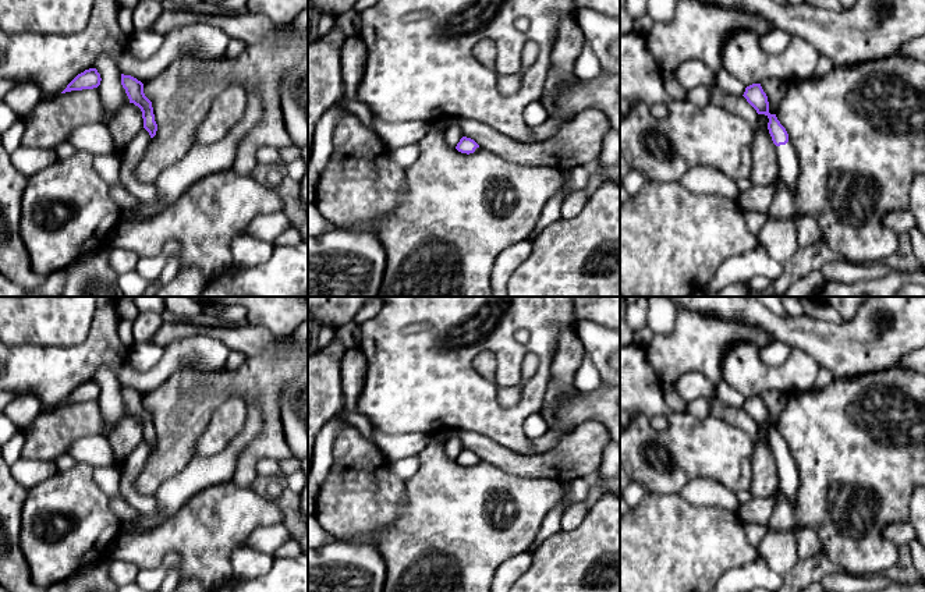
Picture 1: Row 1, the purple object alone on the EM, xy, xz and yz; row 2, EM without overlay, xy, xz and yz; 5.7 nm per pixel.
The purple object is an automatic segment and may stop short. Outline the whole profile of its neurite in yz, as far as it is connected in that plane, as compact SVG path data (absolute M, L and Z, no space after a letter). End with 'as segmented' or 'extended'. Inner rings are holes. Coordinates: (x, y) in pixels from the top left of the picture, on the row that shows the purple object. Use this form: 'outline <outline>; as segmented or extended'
outline M761 84L747 86L743 96L758 114L765 114L769 118L768 130L777 155L779 177L787 184L788 189L794 192L800 176L800 160L795 149L788 141L786 128L780 124L776 114L769 113L768 96Z; extended

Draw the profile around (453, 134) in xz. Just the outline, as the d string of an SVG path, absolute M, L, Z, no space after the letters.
M451 124L444 130L444 139L449 146L456 148L461 138L462 132L457 124Z

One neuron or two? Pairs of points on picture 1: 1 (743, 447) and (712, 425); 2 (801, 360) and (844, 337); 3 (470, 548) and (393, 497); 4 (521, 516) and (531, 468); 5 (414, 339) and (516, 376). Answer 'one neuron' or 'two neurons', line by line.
1: one neuron
2: two neurons
3: two neurons
4: two neurons
5: one neuron

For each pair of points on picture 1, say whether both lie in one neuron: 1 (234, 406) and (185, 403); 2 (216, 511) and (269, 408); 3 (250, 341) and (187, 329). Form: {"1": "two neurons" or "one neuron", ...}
{"1": "two neurons", "2": "two neurons", "3": "one neuron"}

